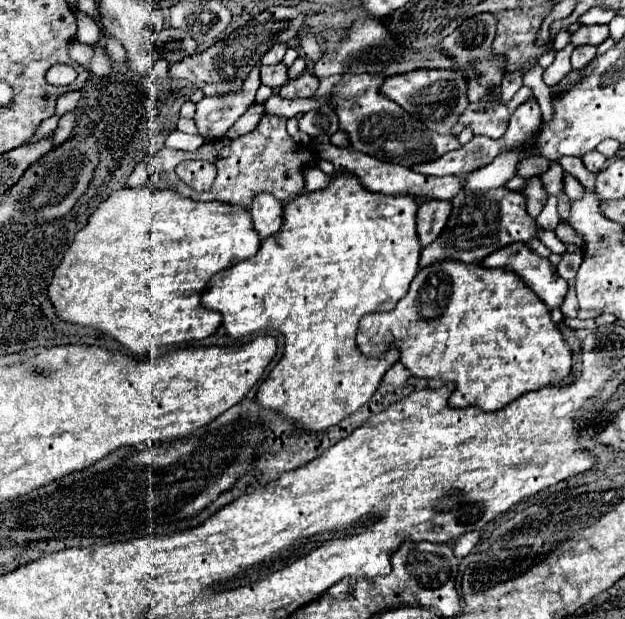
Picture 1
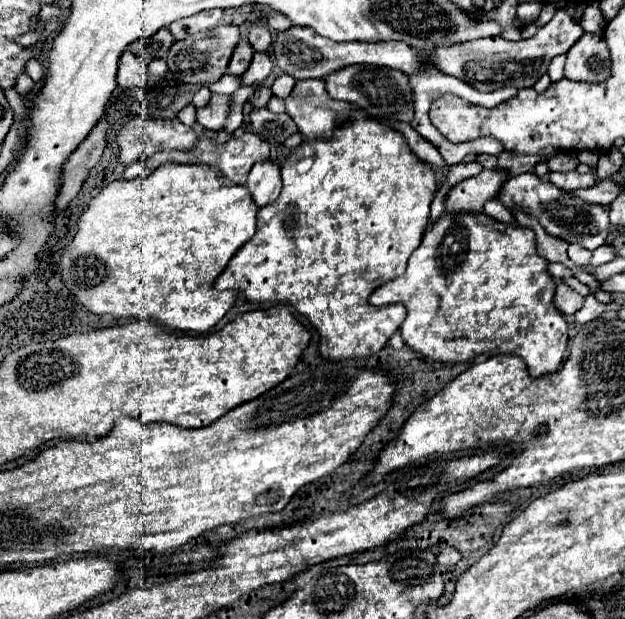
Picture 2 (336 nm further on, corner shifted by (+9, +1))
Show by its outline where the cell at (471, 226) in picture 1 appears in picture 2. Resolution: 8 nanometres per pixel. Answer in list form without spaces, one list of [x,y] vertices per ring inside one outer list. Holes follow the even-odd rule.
[[[523,173],[519,177],[509,177],[497,193],[497,199],[509,211],[521,211],[529,217],[537,219],[539,225],[555,237],[561,237],[569,243],[579,243],[585,249],[597,249],[605,243],[607,237],[607,221],[609,221],[609,205],[591,205],[583,201],[563,201],[567,197],[565,191],[551,185],[547,179],[539,179],[535,173]]]

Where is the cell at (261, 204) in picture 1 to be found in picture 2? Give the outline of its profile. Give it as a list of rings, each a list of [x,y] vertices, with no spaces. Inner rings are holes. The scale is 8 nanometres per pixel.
[[[271,161],[265,163],[255,163],[251,173],[249,173],[249,181],[247,181],[247,189],[255,201],[255,205],[261,209],[265,205],[275,203],[275,199],[281,193],[281,177],[279,177],[279,167]]]

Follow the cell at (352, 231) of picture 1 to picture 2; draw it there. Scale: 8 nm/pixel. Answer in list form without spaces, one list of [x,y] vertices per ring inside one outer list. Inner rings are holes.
[[[357,111],[353,113],[351,121],[343,127],[339,127],[331,141],[323,141],[323,139],[313,139],[313,141],[303,141],[303,145],[299,145],[297,149],[291,151],[291,155],[287,157],[283,169],[281,169],[281,179],[283,179],[283,189],[281,189],[281,195],[279,199],[273,203],[273,205],[267,205],[263,209],[259,209],[257,213],[257,233],[251,241],[247,241],[235,255],[233,259],[229,261],[229,265],[223,269],[223,273],[215,279],[213,287],[215,289],[241,289],[241,295],[245,297],[245,301],[249,303],[265,303],[265,301],[287,301],[291,303],[301,315],[305,315],[311,325],[317,329],[319,333],[319,355],[323,359],[329,359],[329,361],[343,361],[343,359],[367,359],[371,355],[375,355],[377,351],[381,351],[387,341],[391,339],[391,335],[395,331],[399,331],[403,319],[405,319],[405,307],[403,305],[387,305],[387,307],[371,307],[367,305],[367,299],[369,295],[379,287],[383,285],[385,281],[389,279],[397,279],[399,275],[405,273],[405,267],[407,267],[407,259],[411,257],[411,253],[421,245],[421,237],[427,229],[427,223],[429,223],[429,205],[431,205],[431,199],[437,191],[437,179],[435,179],[435,173],[429,165],[423,165],[413,153],[411,149],[407,147],[405,139],[385,127],[385,125],[377,125],[375,121],[371,121],[363,111]],[[303,159],[311,159],[311,167],[305,169],[305,171],[299,171],[297,165],[303,161]]]

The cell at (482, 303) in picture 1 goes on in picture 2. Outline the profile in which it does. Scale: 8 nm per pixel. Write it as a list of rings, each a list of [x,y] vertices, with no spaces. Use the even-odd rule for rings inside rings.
[[[479,213],[479,215],[443,215],[433,227],[429,227],[425,231],[421,245],[409,257],[409,265],[407,265],[405,275],[393,279],[393,281],[387,281],[379,289],[375,289],[373,295],[369,297],[369,303],[375,305],[375,307],[383,307],[383,305],[389,305],[389,303],[405,305],[407,317],[405,317],[405,321],[401,325],[401,337],[403,337],[405,345],[409,345],[413,351],[421,353],[423,357],[429,357],[429,359],[441,361],[441,363],[465,363],[465,361],[473,361],[477,355],[485,355],[485,353],[487,355],[495,355],[495,353],[517,355],[517,357],[521,357],[527,363],[527,371],[535,379],[535,377],[541,377],[541,375],[557,371],[561,367],[561,361],[563,361],[563,355],[565,355],[565,347],[567,347],[567,321],[553,307],[553,293],[555,293],[555,279],[547,275],[547,261],[543,257],[539,257],[537,251],[535,251],[535,233],[531,229],[527,229],[527,227],[503,225],[503,223],[495,221],[495,219]],[[479,339],[491,339],[491,341],[503,341],[503,343],[499,347],[495,347],[495,349],[489,349],[485,345],[485,341],[479,341]]]

